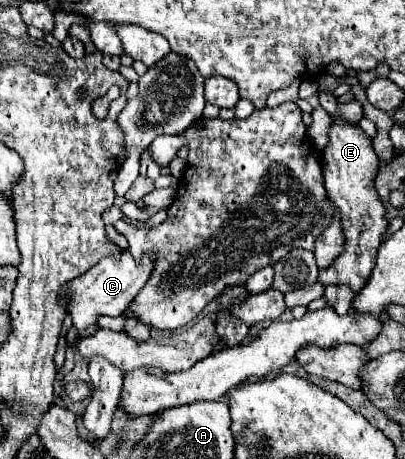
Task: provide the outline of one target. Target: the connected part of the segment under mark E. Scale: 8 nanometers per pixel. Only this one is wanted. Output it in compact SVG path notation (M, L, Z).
M341 115L331 117L329 143L323 149L323 179L327 197L339 209L341 229L345 237L345 249L327 269L319 271L319 281L323 285L349 285L355 293L367 283L371 269L375 267L377 249L383 243L383 237L389 229L385 219L385 207L373 187L373 181L379 171L379 159L373 151L371 139L361 131L359 125L347 123Z

